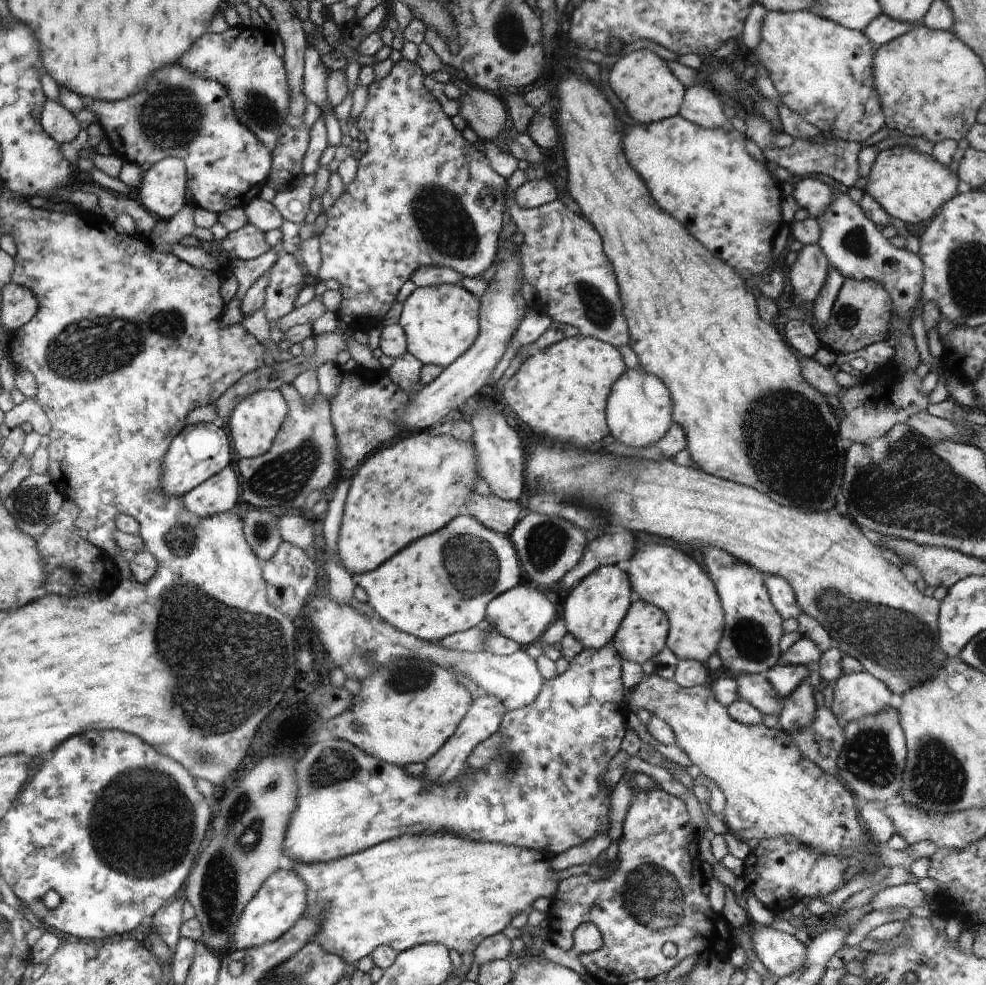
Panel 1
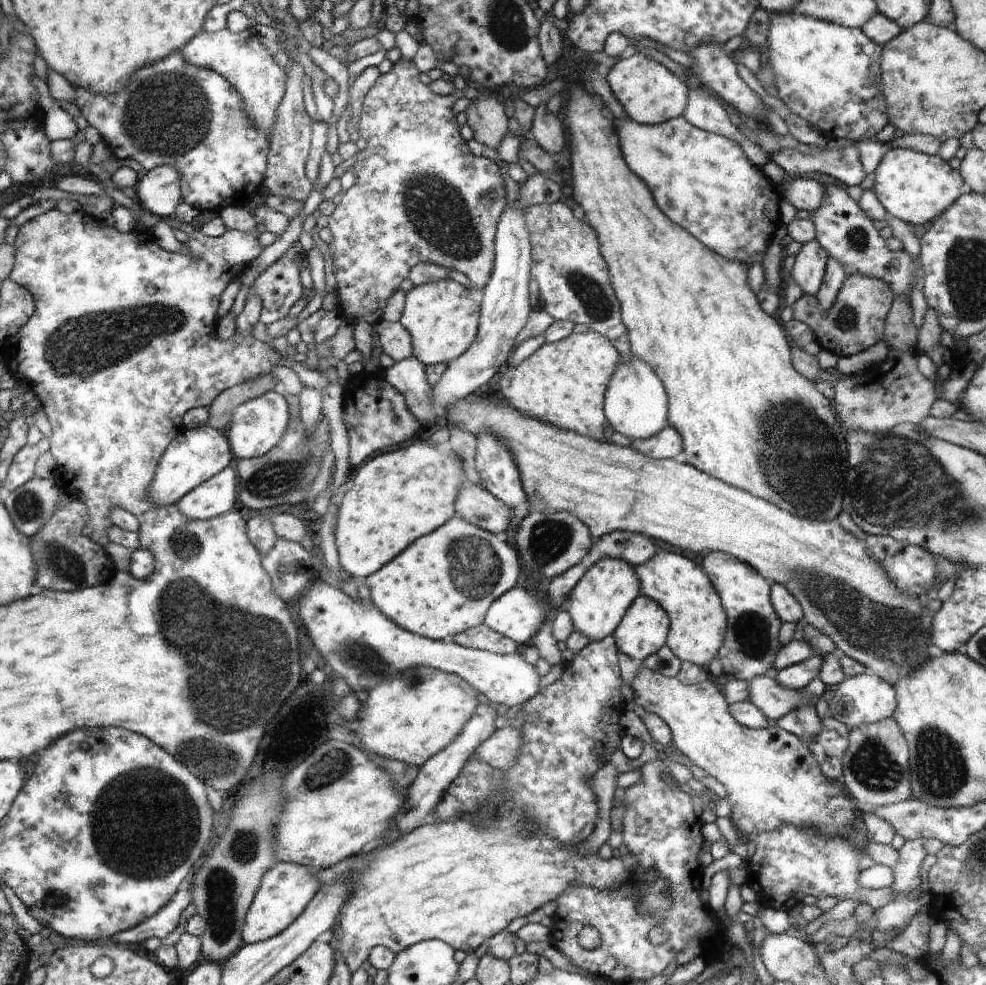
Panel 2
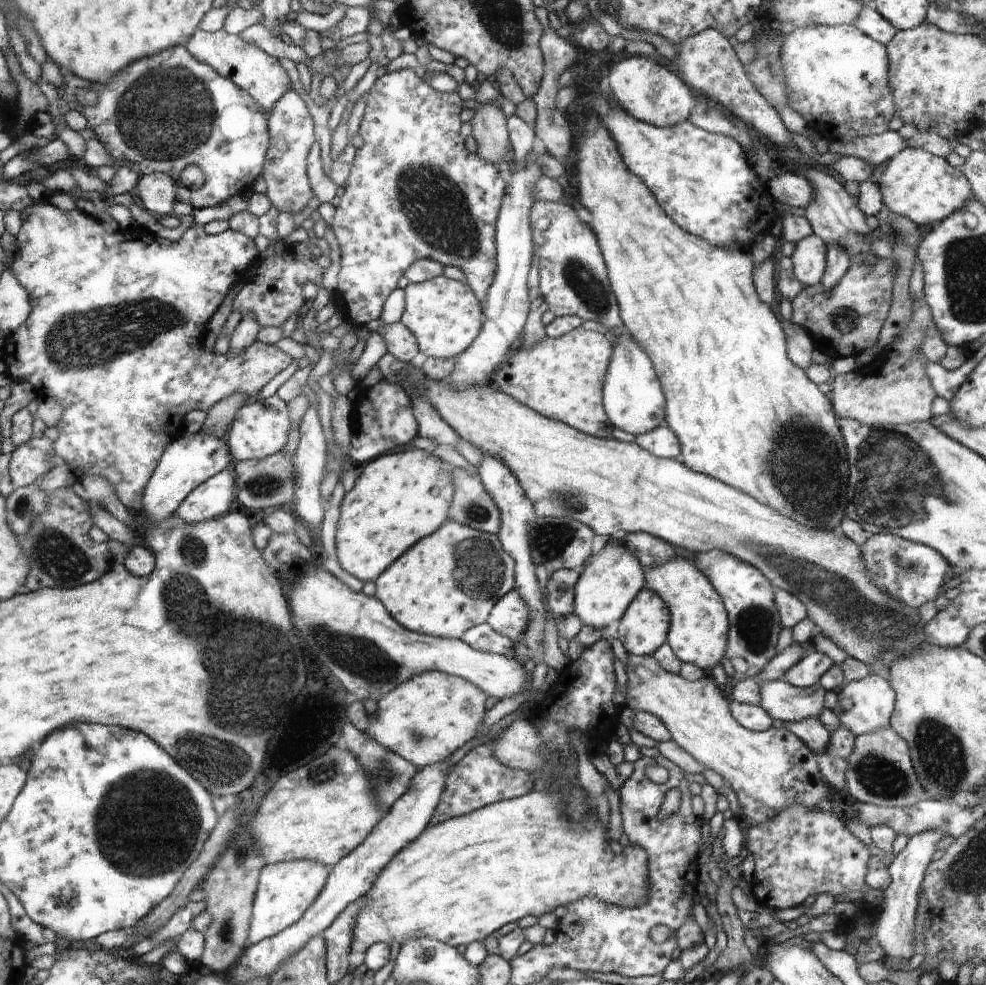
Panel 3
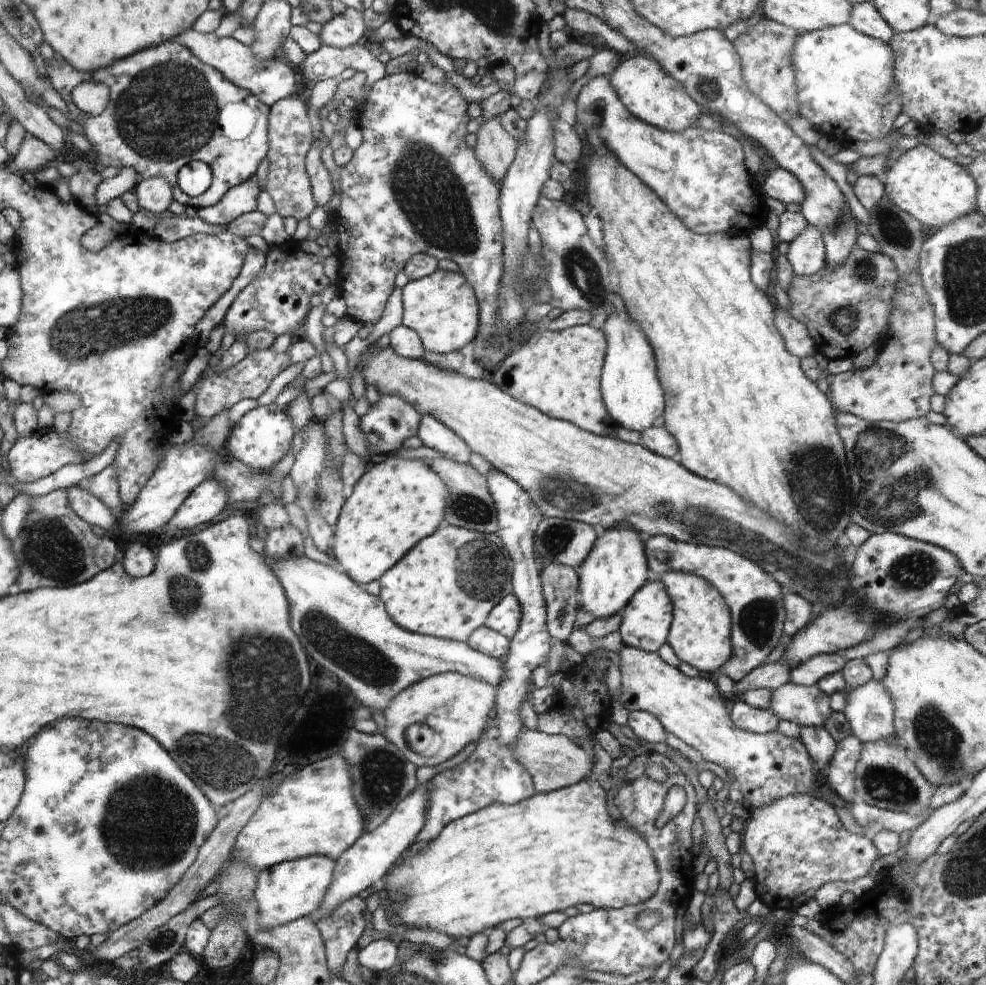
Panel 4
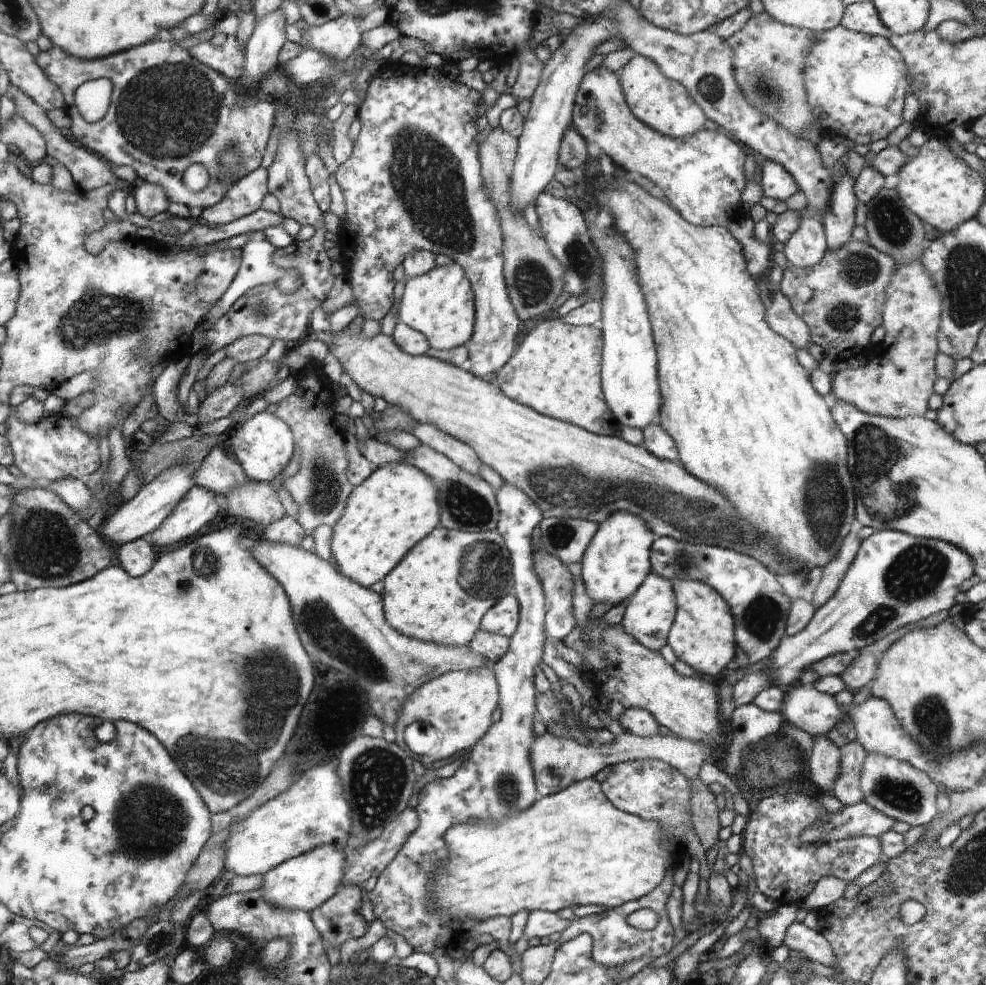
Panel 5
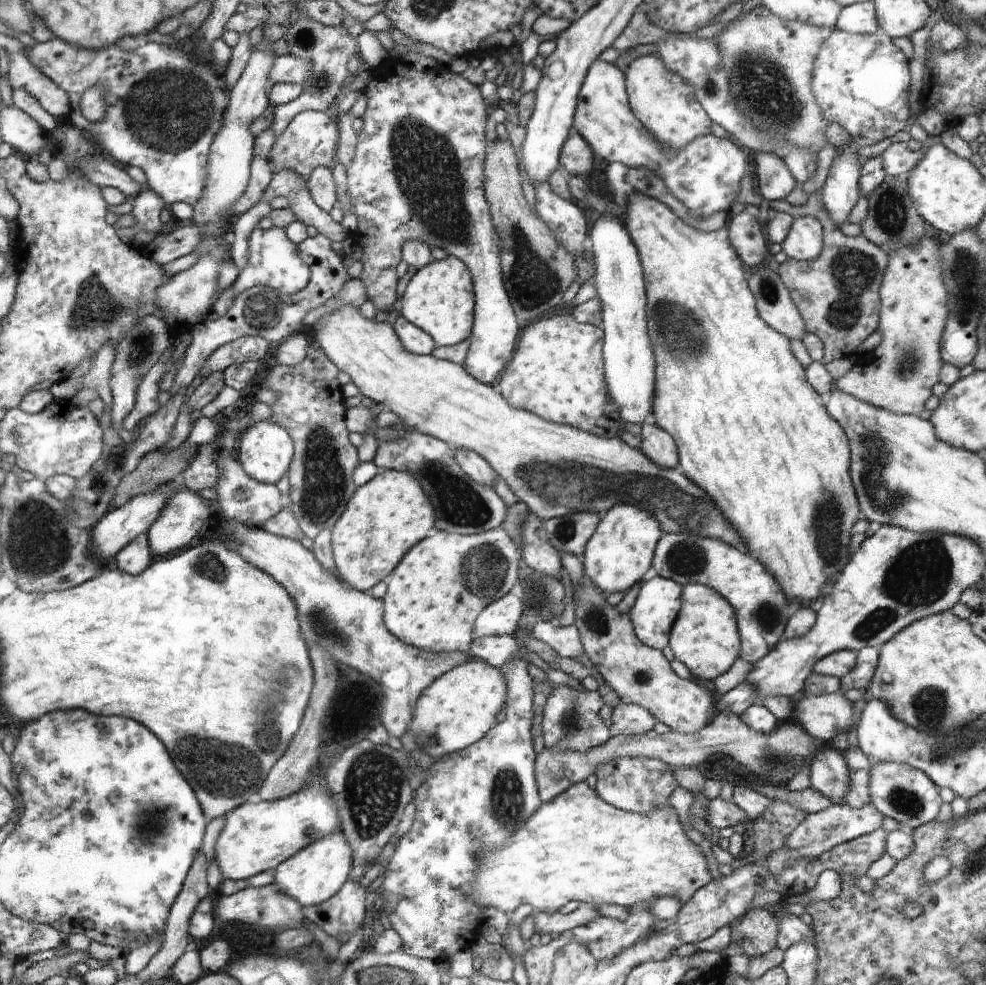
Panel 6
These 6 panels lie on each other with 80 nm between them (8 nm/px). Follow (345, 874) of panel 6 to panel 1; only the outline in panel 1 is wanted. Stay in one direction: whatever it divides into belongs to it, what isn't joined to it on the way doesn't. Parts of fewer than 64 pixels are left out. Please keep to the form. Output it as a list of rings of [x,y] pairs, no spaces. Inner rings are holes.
[[[278,869],[260,886],[252,900],[248,901],[236,925],[232,949],[257,948],[280,939],[288,933],[308,908],[308,886],[294,870]]]

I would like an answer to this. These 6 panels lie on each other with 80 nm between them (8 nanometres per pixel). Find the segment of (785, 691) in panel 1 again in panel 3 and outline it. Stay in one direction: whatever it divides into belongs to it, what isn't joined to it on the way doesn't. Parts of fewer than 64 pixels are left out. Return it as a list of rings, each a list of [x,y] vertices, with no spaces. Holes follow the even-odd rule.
[[[816,650],[809,651],[789,668],[782,680],[788,681],[797,687],[809,687],[819,682],[820,677],[834,664],[824,653],[817,653]]]

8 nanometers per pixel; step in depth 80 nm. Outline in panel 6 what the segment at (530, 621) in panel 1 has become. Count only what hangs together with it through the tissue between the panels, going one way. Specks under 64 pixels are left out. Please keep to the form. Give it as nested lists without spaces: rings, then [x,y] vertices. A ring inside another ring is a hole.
[[[514,591],[492,601],[475,620],[473,640],[486,635],[512,635],[523,611],[523,602]]]

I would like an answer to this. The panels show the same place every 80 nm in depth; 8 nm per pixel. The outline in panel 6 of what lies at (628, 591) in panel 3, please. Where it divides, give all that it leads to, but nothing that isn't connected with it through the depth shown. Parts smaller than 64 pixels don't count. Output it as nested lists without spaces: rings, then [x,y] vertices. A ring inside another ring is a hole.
[[[630,503],[611,506],[610,510],[599,519],[595,533],[583,550],[584,575],[608,594],[625,593],[638,581],[642,582],[651,574],[655,548],[664,534],[657,518],[639,506]]]

